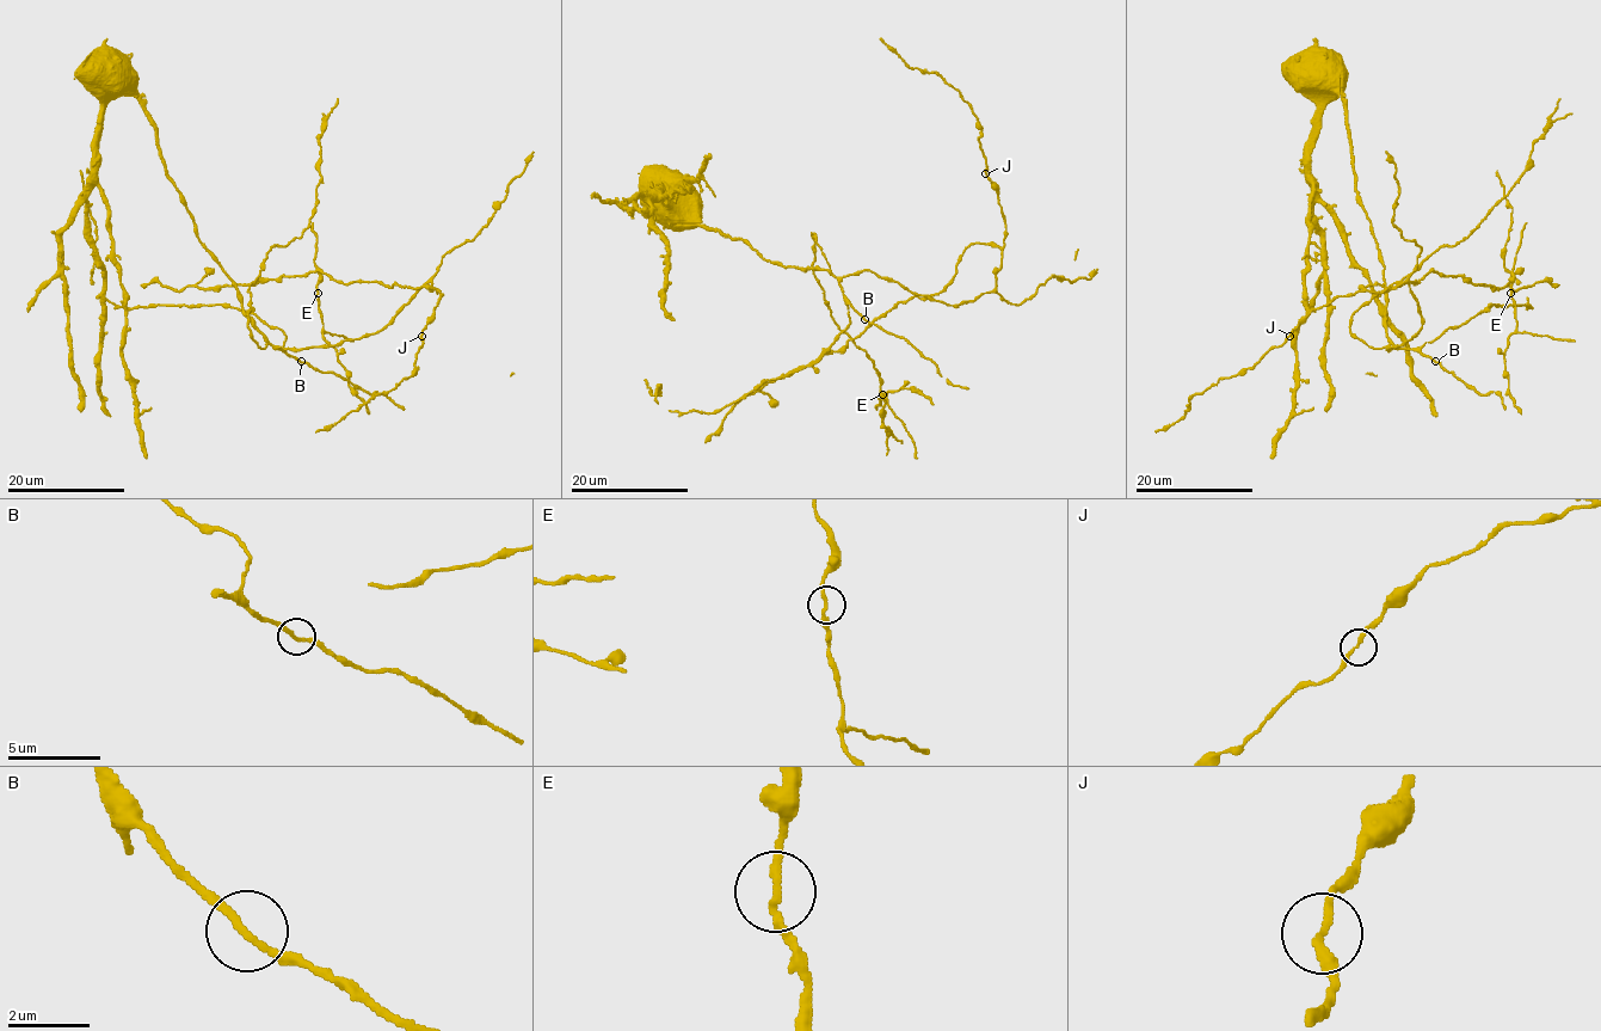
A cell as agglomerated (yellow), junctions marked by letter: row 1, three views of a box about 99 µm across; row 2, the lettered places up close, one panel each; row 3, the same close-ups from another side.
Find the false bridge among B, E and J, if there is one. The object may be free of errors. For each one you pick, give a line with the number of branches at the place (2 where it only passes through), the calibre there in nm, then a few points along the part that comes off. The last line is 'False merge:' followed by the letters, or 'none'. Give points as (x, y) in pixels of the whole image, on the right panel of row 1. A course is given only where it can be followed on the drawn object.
False merge: none

